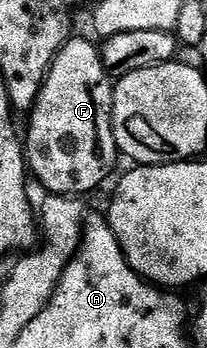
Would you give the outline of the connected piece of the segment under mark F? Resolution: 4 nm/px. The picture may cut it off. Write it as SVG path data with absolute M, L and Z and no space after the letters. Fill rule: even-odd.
M68 38L51 62L35 106L29 112L28 118L31 119L27 122L27 138L25 134L25 161L34 181L36 178L47 189L48 195L84 196L90 190L97 189L110 176L115 161L121 158L111 127L111 106L114 102L113 78L103 67L100 47L94 46L87 38Z

